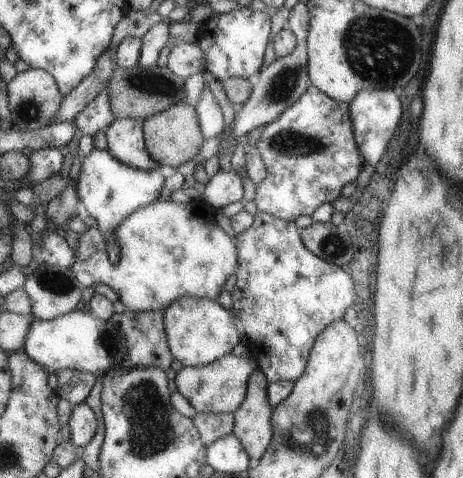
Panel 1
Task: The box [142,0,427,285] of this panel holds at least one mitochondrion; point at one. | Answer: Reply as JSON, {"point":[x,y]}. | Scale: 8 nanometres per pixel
{"point":[375,48]}

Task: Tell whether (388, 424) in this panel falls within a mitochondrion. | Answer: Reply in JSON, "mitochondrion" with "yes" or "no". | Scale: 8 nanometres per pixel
{"mitochondrion":"no"}

